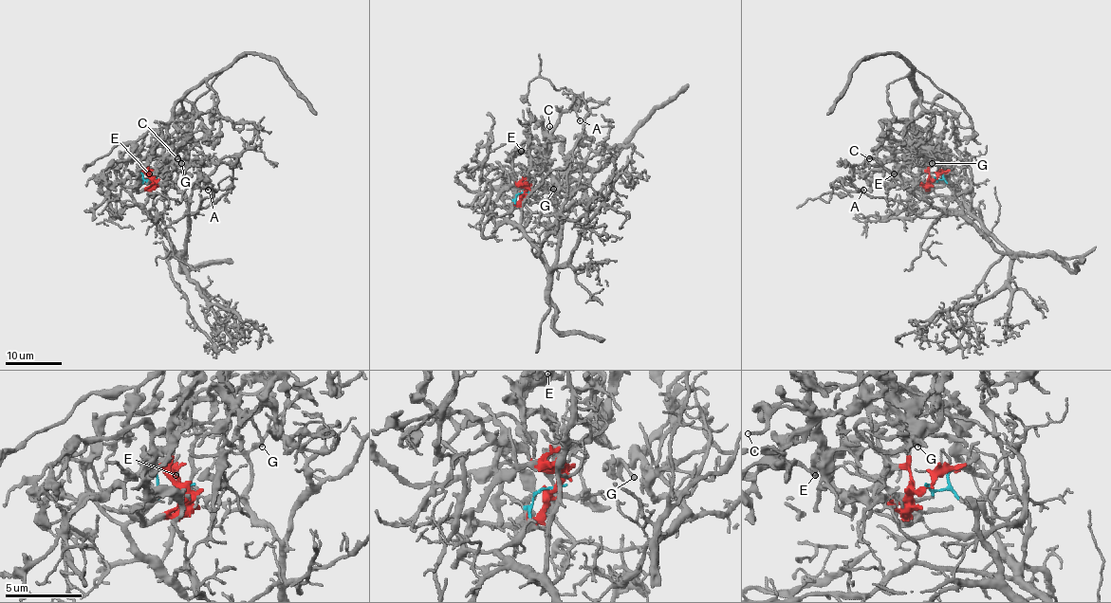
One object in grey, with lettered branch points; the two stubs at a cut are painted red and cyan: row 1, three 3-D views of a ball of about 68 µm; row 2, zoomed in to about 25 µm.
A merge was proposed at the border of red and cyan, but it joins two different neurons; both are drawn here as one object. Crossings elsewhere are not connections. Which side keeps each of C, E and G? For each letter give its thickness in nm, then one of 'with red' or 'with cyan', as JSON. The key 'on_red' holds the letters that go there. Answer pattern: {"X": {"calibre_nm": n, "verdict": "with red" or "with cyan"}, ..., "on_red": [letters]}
{"C": {"calibre_nm": 190, "verdict": "with red"}, "E": {"calibre_nm": 120, "verdict": "with red"}, "G": {"calibre_nm": 150, "verdict": "with red"}, "on_red": ["C", "E", "G"]}

